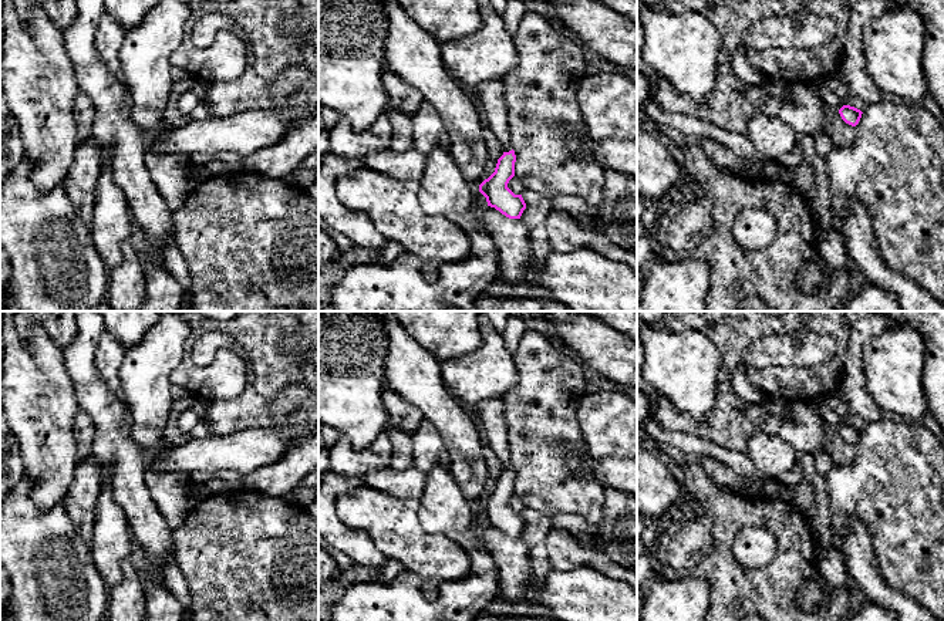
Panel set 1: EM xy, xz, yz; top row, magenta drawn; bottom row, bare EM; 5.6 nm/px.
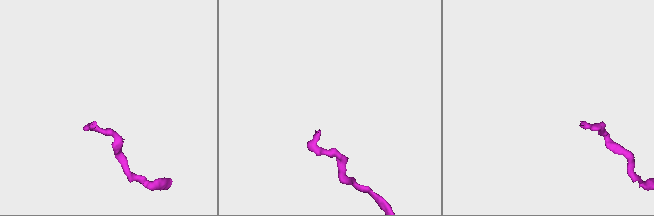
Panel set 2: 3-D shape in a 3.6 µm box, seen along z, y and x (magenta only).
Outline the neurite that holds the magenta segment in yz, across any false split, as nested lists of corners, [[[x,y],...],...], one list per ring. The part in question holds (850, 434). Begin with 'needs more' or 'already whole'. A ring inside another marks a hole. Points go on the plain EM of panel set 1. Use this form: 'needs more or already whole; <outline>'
already whole; [[[843,423],[839,428],[839,432],[846,442],[856,445],[860,439],[863,431],[854,425]]]

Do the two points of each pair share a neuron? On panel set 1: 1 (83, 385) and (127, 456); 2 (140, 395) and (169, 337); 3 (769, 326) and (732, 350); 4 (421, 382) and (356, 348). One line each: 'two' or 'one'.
1: one
2: one
3: one
4: two

